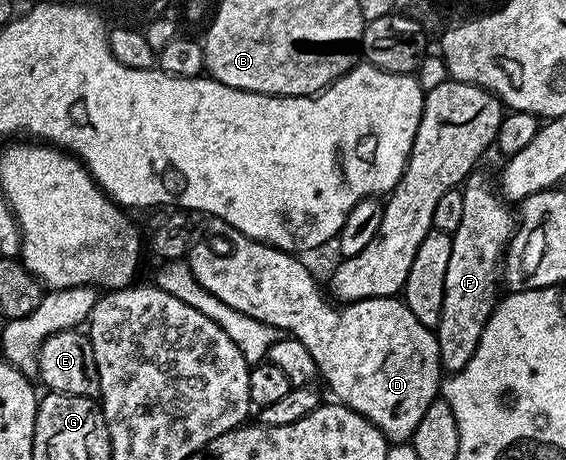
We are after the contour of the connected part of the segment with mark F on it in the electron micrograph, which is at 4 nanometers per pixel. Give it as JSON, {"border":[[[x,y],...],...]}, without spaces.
{"border":[[[470,175],[463,185],[463,219],[459,221],[459,230],[451,233],[451,259],[447,278],[443,278],[443,310],[435,329],[441,366],[449,374],[461,372],[479,346],[479,338],[499,299],[499,269],[505,245],[515,227],[514,213],[513,216],[509,213],[510,205],[498,195],[494,185],[492,188],[477,175]]]}

